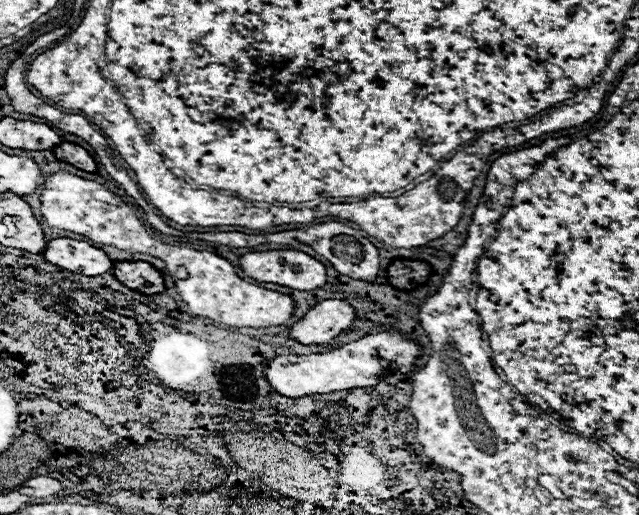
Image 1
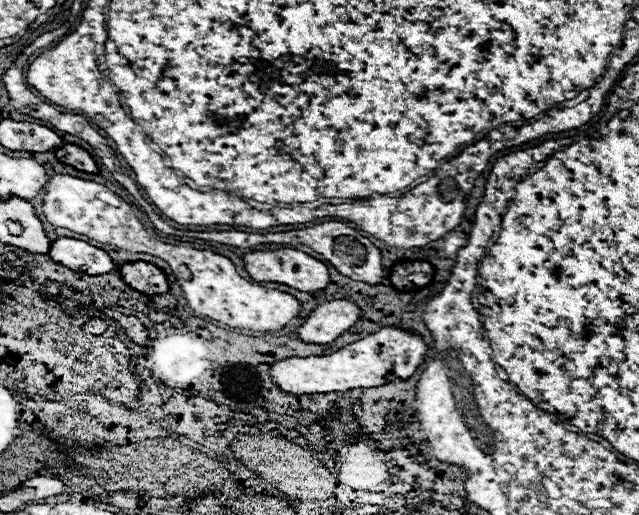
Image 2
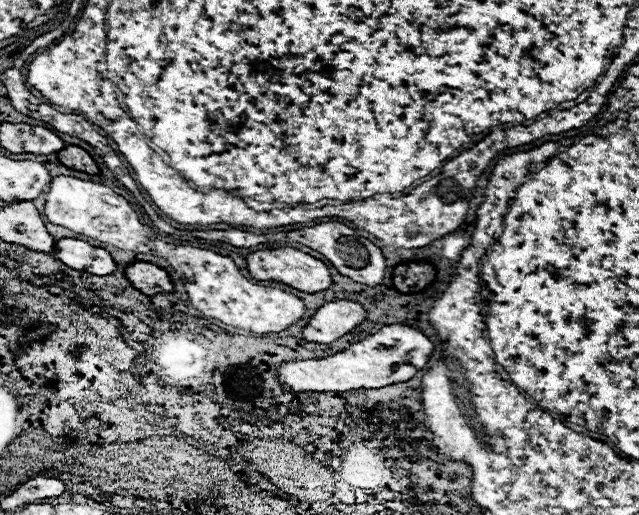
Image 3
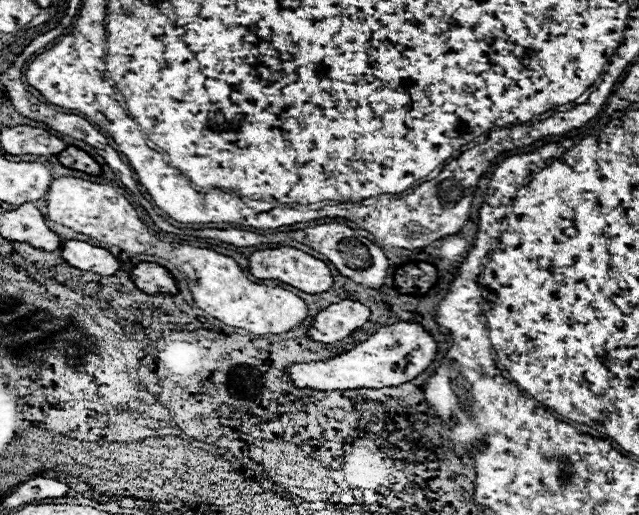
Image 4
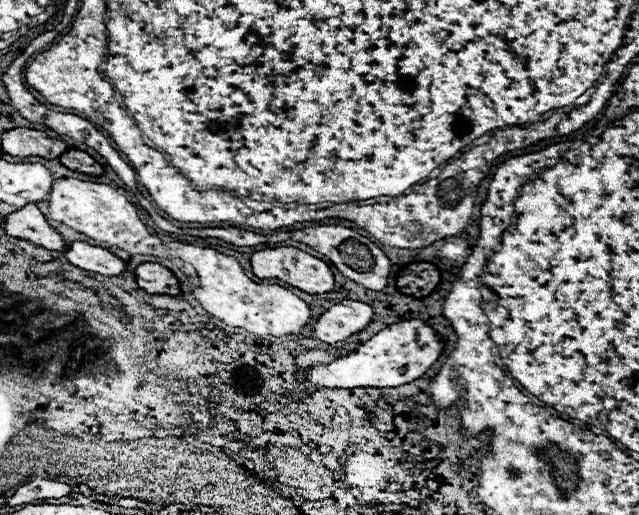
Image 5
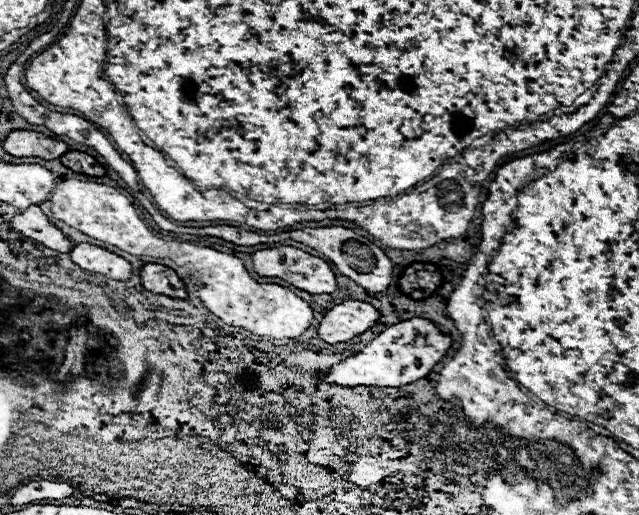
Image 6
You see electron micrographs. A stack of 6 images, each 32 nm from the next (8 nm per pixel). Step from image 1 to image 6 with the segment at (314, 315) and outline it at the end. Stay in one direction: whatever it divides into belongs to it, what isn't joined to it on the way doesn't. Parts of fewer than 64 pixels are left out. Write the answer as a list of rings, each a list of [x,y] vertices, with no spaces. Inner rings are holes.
[[[346,300],[344,304],[334,306],[318,326],[320,340],[328,344],[348,342],[352,338],[362,336],[368,328],[372,328],[380,320],[380,312],[360,300]]]

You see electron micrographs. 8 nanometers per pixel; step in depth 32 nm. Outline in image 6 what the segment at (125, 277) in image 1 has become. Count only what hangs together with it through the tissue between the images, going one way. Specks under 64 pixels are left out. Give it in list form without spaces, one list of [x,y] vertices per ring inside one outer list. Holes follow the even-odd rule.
[[[146,264],[140,272],[140,278],[142,278],[142,286],[150,292],[164,294],[170,298],[180,298],[180,300],[188,298],[188,292],[186,292],[182,278],[168,266]]]

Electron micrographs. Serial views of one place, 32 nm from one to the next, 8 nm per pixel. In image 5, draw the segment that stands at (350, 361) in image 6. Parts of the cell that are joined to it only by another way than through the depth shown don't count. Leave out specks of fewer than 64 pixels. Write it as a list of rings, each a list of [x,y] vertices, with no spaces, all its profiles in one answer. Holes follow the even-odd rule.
[[[412,318],[398,324],[392,324],[378,332],[372,340],[362,344],[356,352],[328,364],[328,366],[316,366],[310,370],[298,368],[298,378],[310,378],[316,386],[328,386],[328,388],[396,388],[402,384],[408,384],[412,380],[418,380],[424,376],[432,364],[438,362],[440,354],[444,352],[448,340],[438,338],[436,330],[428,326],[424,320]],[[406,350],[410,360],[406,360]]]

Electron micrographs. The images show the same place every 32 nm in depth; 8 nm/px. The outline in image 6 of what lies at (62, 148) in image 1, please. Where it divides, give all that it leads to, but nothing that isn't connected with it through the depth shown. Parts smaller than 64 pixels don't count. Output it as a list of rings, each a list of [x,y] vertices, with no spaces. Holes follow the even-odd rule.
[[[66,152],[66,156],[60,158],[62,164],[66,168],[70,168],[72,172],[78,172],[78,174],[86,174],[86,176],[104,176],[106,170],[96,162],[96,158],[84,154],[84,152]]]

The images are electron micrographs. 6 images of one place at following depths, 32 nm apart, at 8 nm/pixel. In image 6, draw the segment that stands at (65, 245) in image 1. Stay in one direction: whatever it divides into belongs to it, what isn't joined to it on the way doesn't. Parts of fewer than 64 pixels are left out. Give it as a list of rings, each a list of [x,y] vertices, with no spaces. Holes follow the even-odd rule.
[[[80,242],[72,248],[70,258],[74,264],[78,264],[84,270],[92,270],[96,274],[102,274],[106,278],[114,278],[114,280],[128,280],[132,276],[132,266],[128,260],[124,260],[122,256],[88,244],[88,242]]]

